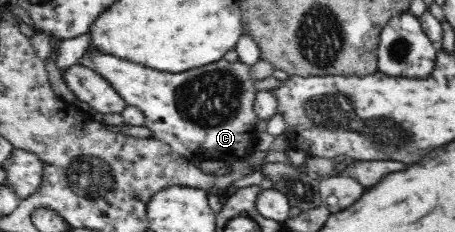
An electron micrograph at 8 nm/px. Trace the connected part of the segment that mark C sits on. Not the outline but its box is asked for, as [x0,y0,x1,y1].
[79,47,257,164]

